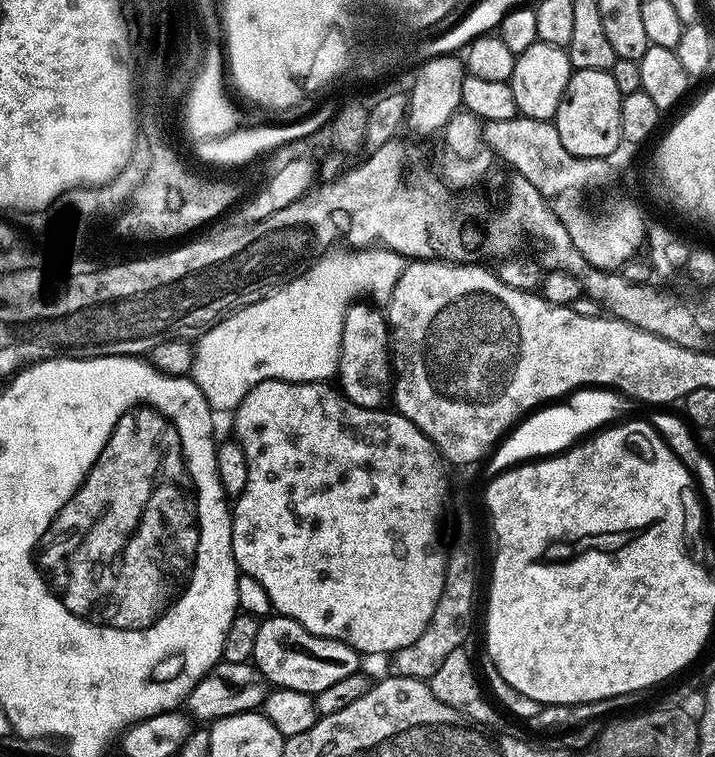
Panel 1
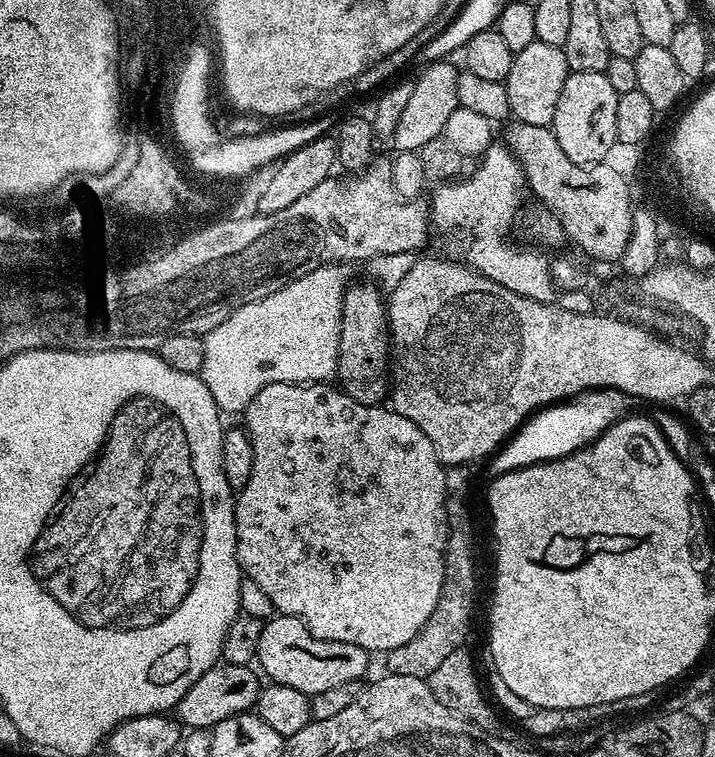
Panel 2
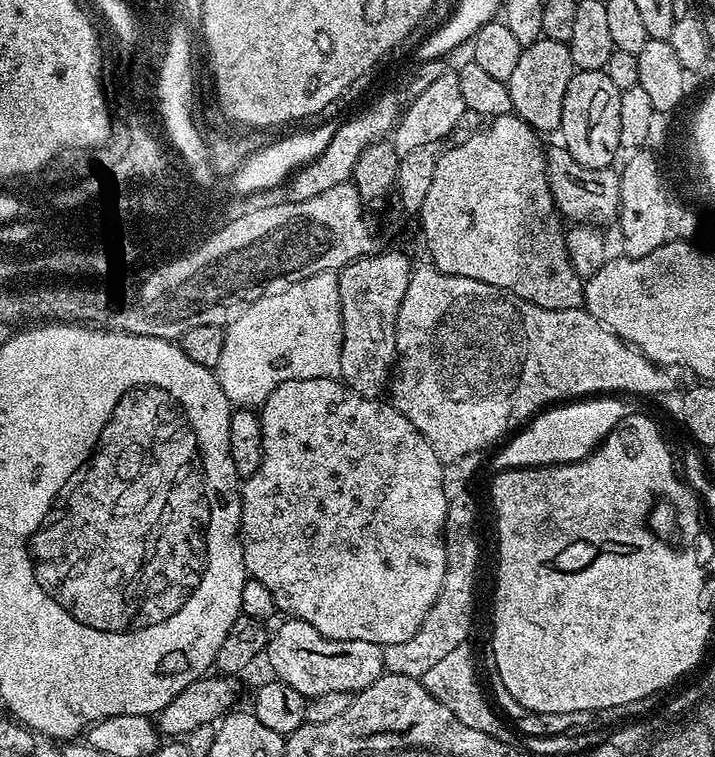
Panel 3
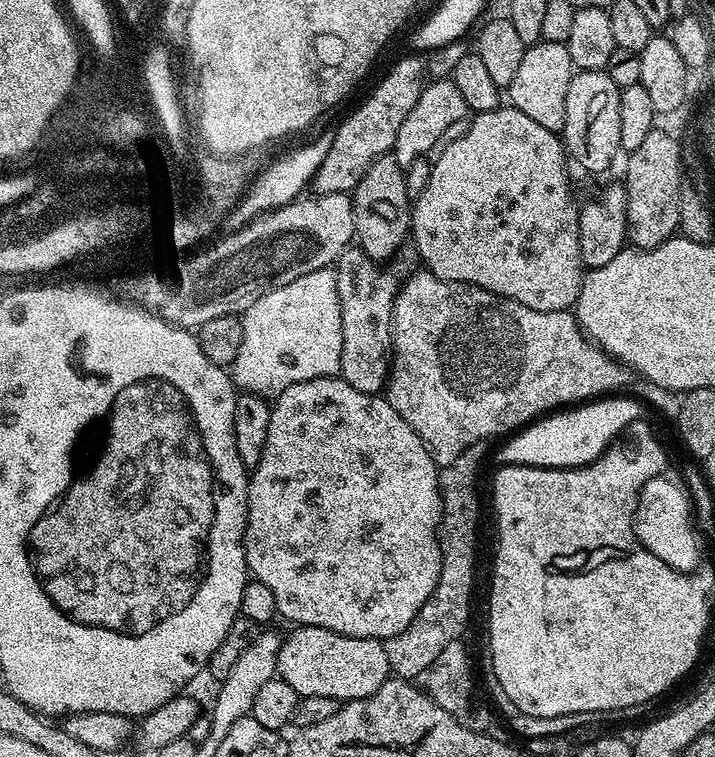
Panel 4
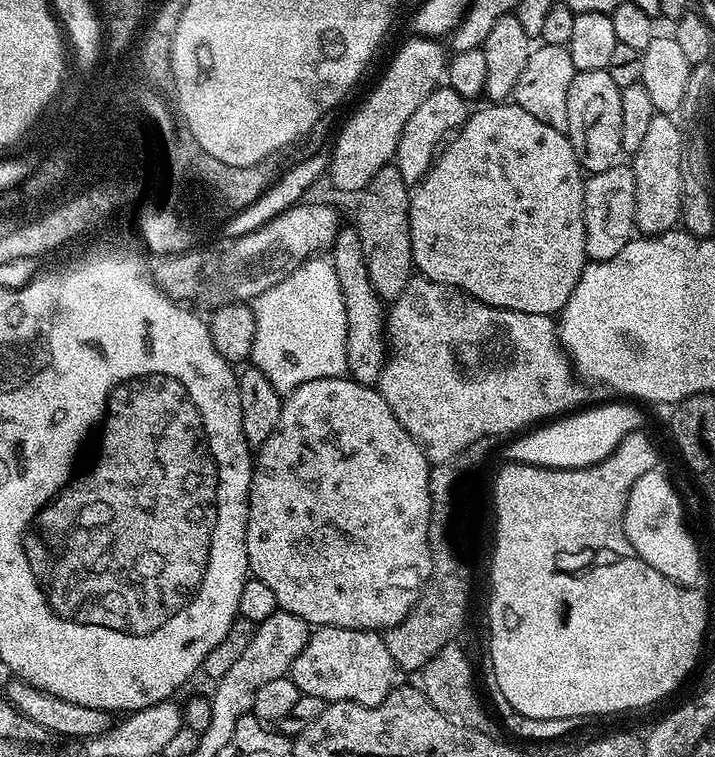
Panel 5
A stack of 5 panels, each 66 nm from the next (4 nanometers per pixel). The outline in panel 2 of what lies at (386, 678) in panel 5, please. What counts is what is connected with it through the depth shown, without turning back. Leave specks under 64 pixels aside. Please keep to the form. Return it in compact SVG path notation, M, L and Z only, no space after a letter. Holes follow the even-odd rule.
M276 614L265 623L262 638L258 638L256 660L260 664L259 671L265 677L268 675L271 683L294 686L294 690L311 694L330 690L330 686L342 686L342 682L363 681L370 654L365 648L353 644L318 638L310 634L308 627L298 618Z

